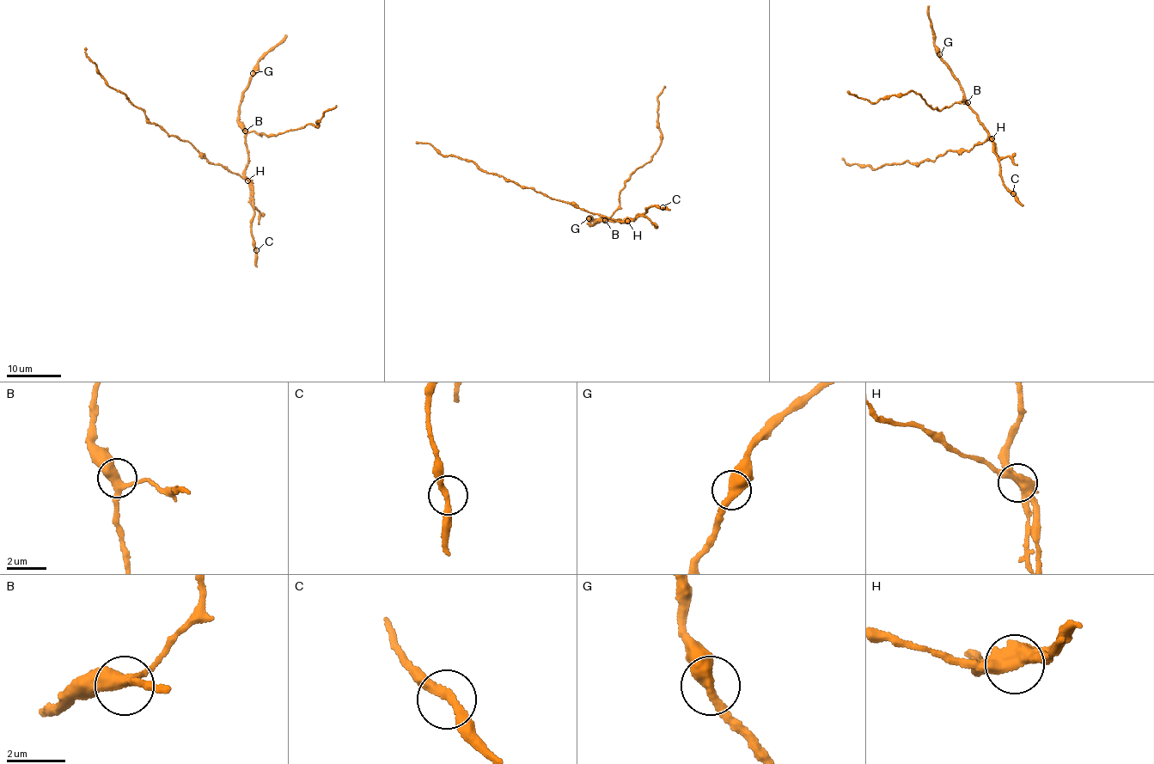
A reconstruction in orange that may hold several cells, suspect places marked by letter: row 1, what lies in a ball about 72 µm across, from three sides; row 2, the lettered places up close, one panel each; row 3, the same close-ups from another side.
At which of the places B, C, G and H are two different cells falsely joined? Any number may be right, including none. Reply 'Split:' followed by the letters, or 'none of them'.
Split: H

